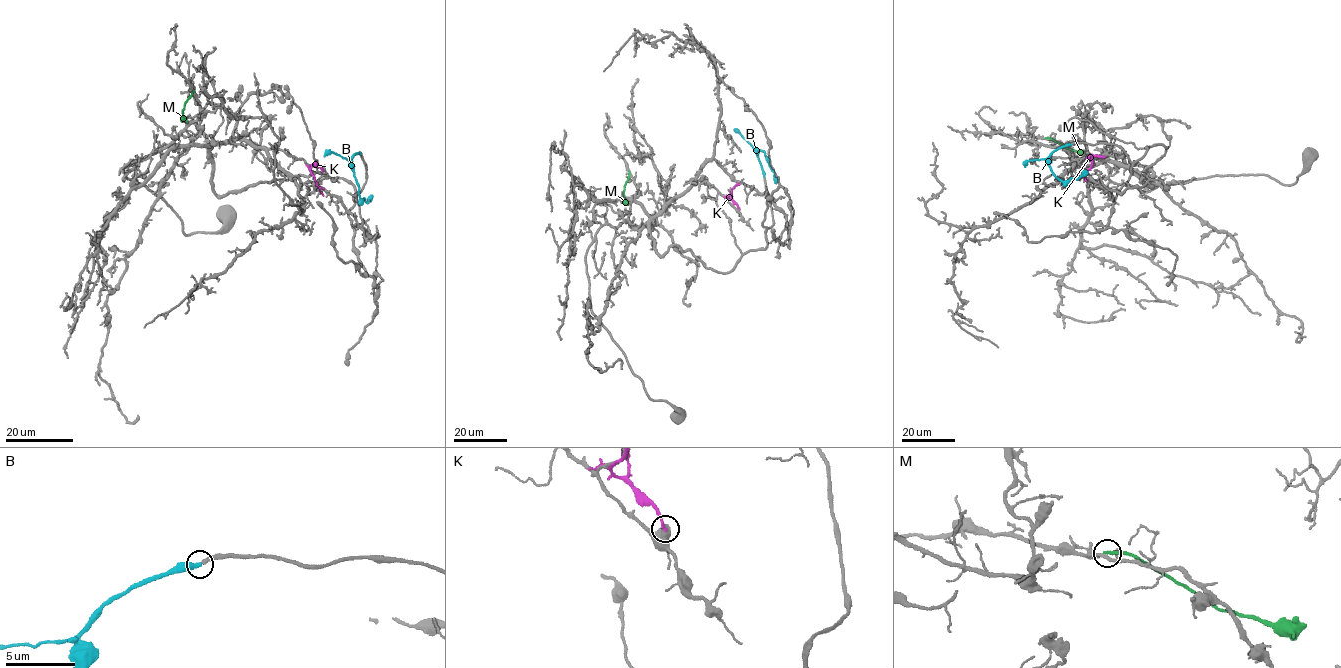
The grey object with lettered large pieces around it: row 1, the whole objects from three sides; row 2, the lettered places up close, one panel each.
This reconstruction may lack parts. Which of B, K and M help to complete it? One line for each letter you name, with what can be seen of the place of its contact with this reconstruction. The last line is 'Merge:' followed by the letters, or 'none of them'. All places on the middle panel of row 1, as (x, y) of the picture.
B: meets grey at (764, 176)
Merge: B

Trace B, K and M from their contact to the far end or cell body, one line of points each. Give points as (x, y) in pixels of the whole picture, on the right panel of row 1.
B: (1071, 144), (1055, 150), (1048, 158), (1052, 173), (1063, 181), (1077, 179), (1088, 172)
K: (1104, 156), (1093, 156), (1085, 181)
M: (1046, 138), (1069, 149), (1084, 152)

